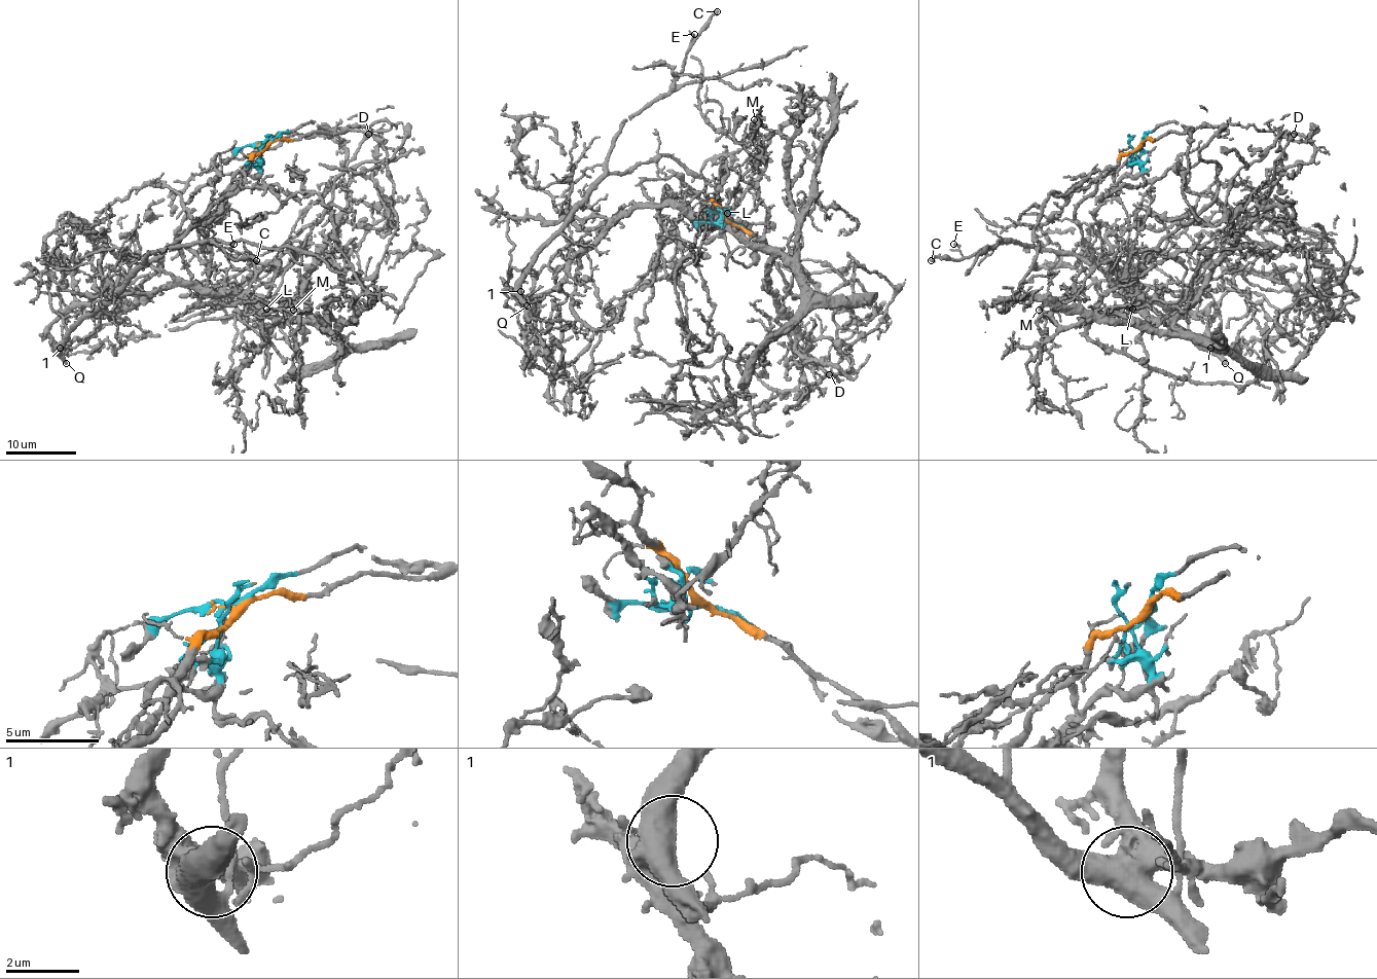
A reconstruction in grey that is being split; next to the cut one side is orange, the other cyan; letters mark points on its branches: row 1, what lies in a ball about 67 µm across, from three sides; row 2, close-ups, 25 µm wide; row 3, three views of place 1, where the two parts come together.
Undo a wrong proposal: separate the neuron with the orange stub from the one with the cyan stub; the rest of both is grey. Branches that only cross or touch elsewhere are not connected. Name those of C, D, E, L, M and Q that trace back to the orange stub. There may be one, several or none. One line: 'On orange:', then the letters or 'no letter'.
On orange: C, E, Q

